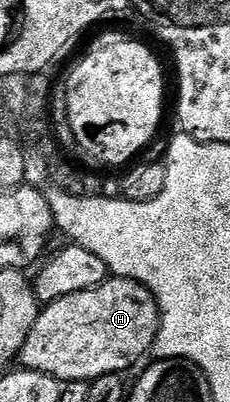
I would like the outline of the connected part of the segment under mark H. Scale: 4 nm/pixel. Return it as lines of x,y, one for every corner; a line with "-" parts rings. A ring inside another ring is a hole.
111,276
104,284
88,291
76,291
72,295
64,295
64,299
49,302
39,312
32,331
28,331
28,339
18,352
17,360
21,368
43,373
63,383
91,382
113,373
122,375
125,369
132,368
145,353
153,350
161,318
156,299
146,285
127,277

